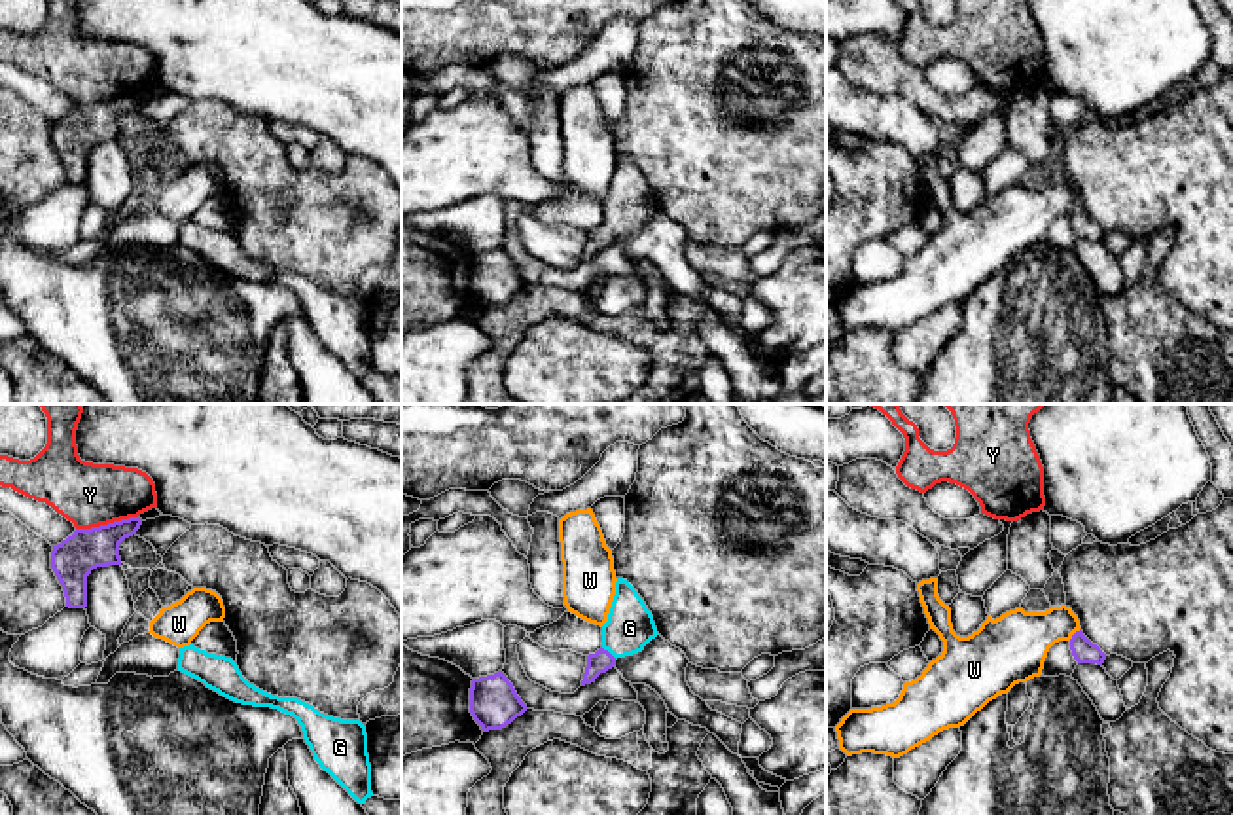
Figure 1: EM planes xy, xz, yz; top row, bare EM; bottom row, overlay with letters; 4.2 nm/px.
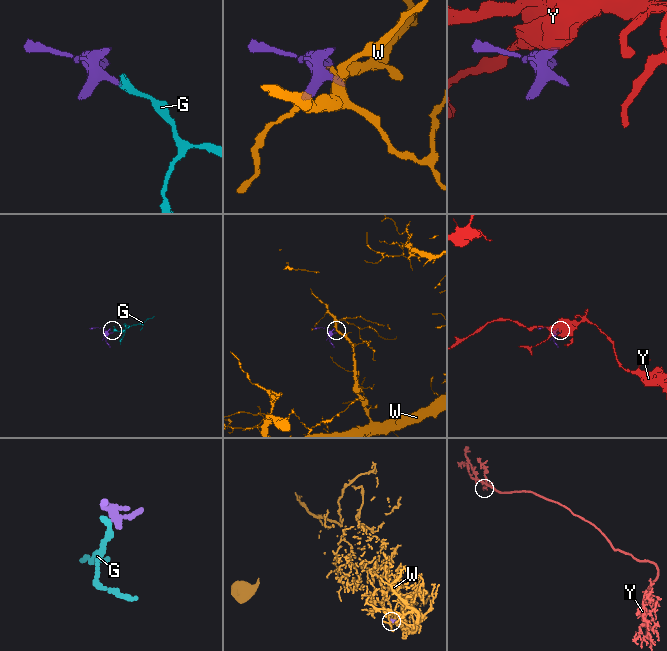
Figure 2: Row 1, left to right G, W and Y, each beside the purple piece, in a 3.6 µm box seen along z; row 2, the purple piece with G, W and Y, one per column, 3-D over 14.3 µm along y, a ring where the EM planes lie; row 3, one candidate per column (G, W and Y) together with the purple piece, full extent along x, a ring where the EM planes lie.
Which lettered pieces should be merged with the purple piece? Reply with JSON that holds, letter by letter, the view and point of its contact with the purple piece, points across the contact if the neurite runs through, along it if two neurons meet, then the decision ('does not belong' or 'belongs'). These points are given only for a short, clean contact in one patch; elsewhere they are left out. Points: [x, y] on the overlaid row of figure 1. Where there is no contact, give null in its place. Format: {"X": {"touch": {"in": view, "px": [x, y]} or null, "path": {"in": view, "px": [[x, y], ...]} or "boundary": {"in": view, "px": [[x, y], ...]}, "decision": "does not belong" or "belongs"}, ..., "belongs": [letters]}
{"G": {"touch": {"in": "xz", "px": [608, 652]}, "path": {"in": "xz", "px": [[599, 662], [608, 652], [629, 628]]}, "decision": "belongs"}, "W": {"touch": {"in": "yz", "px": [1074, 633]}, "boundary": {"in": "yz", "px": [[1080, 628], [1069, 639]]}, "decision": "does not belong"}, "Y": {"touch": {"in": "xy", "px": [108, 524]}, "boundary": {"in": "xy", "px": [[137, 516], [76, 529]]}, "decision": "does not belong"}, "belongs": ["G"]}

